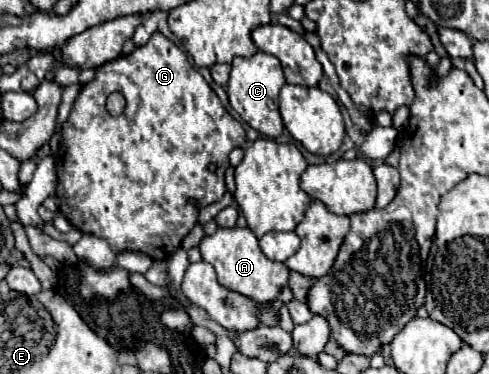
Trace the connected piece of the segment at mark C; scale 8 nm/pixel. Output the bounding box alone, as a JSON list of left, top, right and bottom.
[228,51,286,137]

